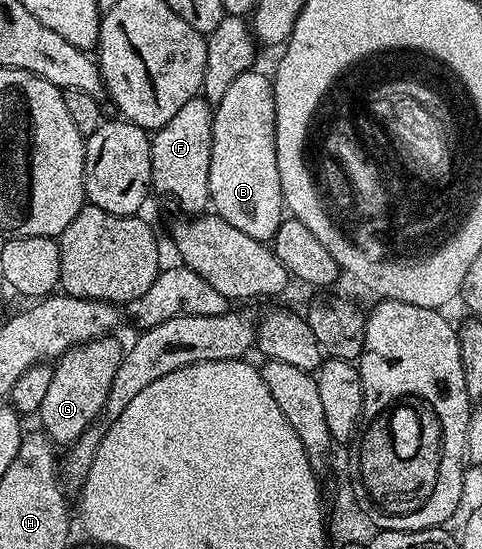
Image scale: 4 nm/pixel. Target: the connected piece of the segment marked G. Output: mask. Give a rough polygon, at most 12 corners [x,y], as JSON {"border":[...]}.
{"border":[[118,336],[54,362],[37,420],[70,446],[100,420],[125,352]]}

